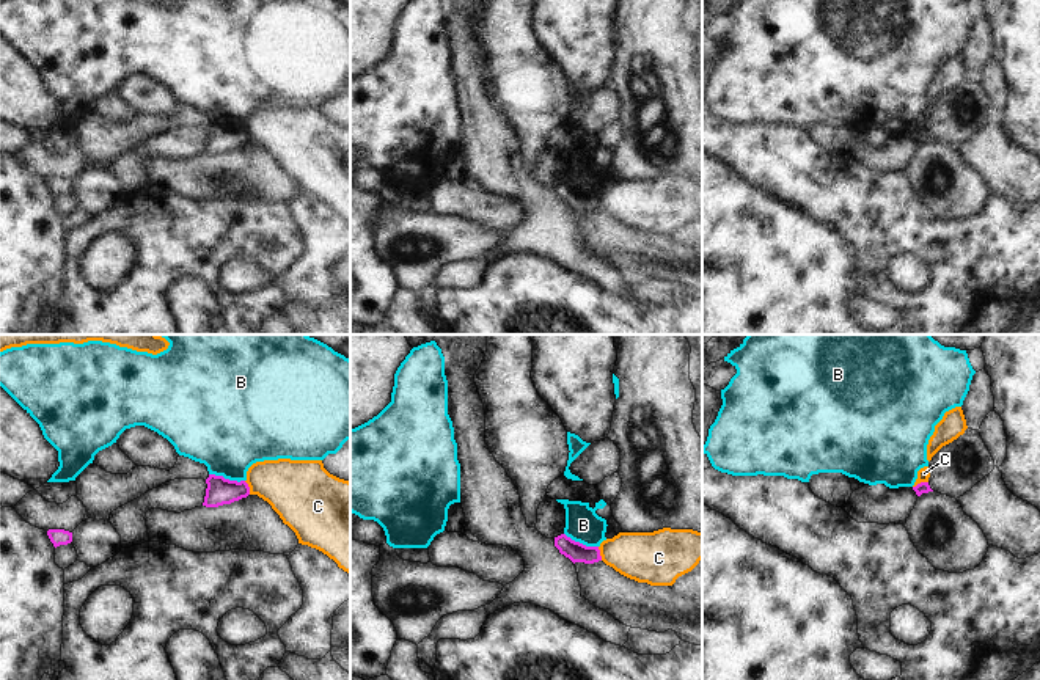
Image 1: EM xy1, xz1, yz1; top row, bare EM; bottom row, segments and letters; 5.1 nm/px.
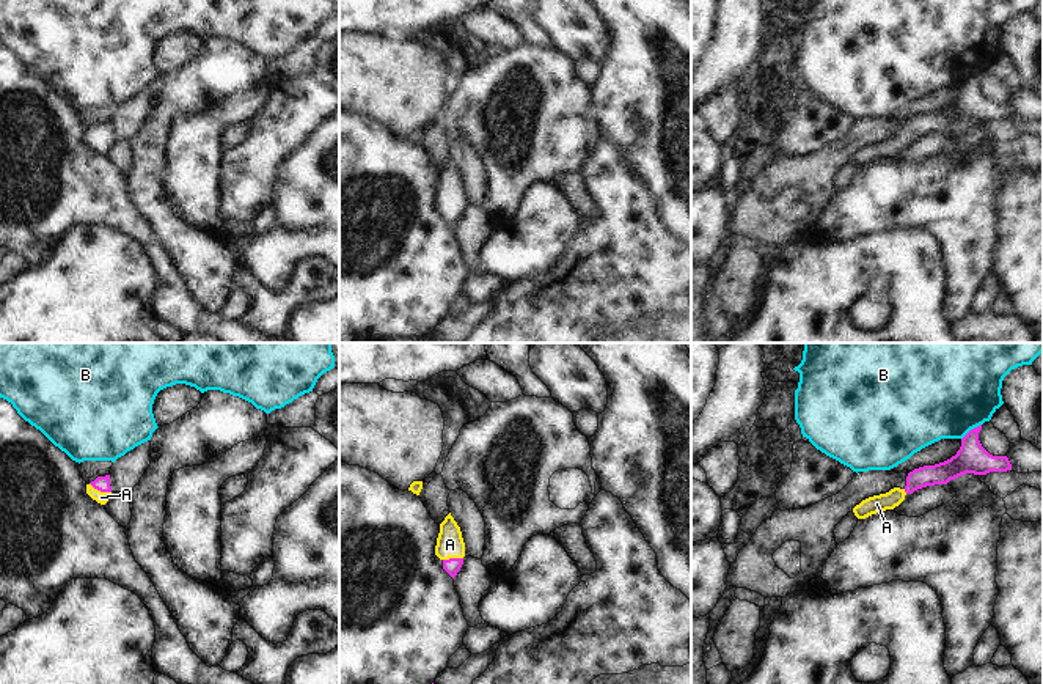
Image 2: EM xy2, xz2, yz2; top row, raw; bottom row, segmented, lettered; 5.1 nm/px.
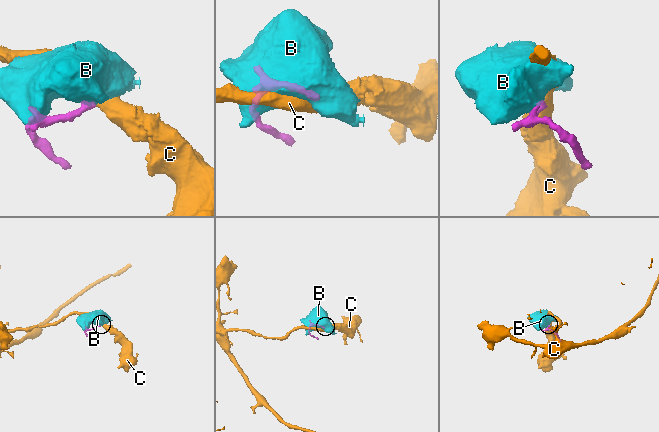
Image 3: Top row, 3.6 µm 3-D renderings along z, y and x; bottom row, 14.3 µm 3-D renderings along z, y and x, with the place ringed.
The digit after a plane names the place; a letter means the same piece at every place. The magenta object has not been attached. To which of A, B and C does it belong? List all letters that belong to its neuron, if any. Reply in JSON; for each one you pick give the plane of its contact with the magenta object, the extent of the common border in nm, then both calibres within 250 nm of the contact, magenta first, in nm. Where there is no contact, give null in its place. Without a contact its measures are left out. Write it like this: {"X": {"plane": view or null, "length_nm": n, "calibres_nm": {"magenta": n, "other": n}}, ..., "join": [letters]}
{"A": {"plane": "xy2", "length_nm": 120, "calibres_nm": {"magenta": 80, "other": 60}}, "join": ["A"]}

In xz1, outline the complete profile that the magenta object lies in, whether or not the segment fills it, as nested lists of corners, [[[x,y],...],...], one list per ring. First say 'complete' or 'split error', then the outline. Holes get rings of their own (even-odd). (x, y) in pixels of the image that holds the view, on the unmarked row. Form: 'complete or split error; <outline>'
complete; [[[566,182],[555,185],[555,195],[573,212],[575,210],[594,212],[602,209],[599,195],[586,195],[580,190],[572,188]]]

